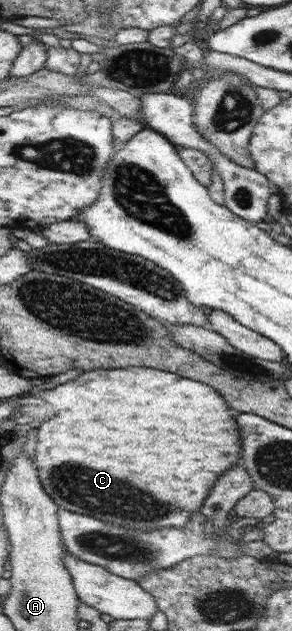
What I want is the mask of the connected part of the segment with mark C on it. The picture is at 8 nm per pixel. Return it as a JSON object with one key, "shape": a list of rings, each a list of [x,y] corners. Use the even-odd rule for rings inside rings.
{"shape":[[[150,368],[94,369],[90,372],[83,372],[84,374],[80,374],[78,378],[70,380],[66,384],[44,386],[44,390],[36,394],[52,404],[52,408],[56,410],[56,416],[40,422],[37,438],[32,441],[36,446],[37,474],[46,494],[51,496],[51,500],[59,509],[70,510],[75,514],[96,518],[102,522],[108,522],[108,524],[116,524],[116,526],[125,528],[126,531],[145,533],[170,526],[183,528],[191,520],[191,517],[201,510],[217,479],[223,476],[224,472],[231,470],[230,466],[238,465],[236,460],[241,460],[242,438],[238,432],[236,416],[232,416],[232,414],[236,414],[235,411],[226,404],[226,400],[216,392],[214,387],[210,388],[209,383],[194,382],[194,380],[182,378],[178,374],[168,374],[168,372],[150,370]]]}

